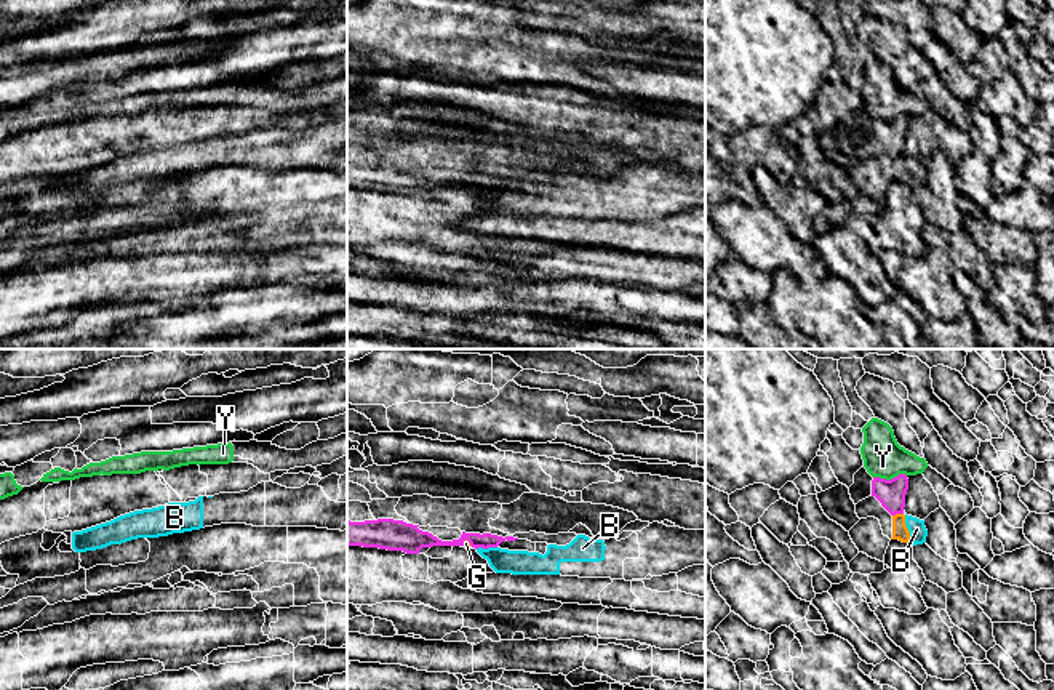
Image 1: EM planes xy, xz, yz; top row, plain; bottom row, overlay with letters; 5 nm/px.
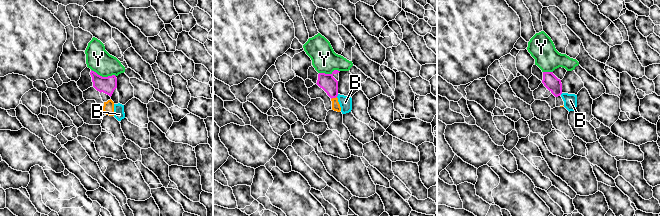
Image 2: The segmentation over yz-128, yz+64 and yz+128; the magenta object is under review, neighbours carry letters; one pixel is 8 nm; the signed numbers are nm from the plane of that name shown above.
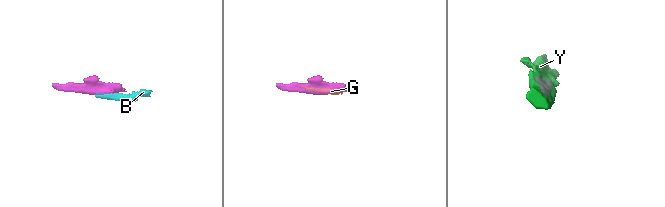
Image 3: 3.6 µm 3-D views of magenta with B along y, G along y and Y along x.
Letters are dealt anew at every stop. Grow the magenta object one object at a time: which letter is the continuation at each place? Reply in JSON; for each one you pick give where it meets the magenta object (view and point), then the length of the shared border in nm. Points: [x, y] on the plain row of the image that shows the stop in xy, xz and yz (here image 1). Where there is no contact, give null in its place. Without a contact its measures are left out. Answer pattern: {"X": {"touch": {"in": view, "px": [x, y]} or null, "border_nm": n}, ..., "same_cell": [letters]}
{"same_cell": []}

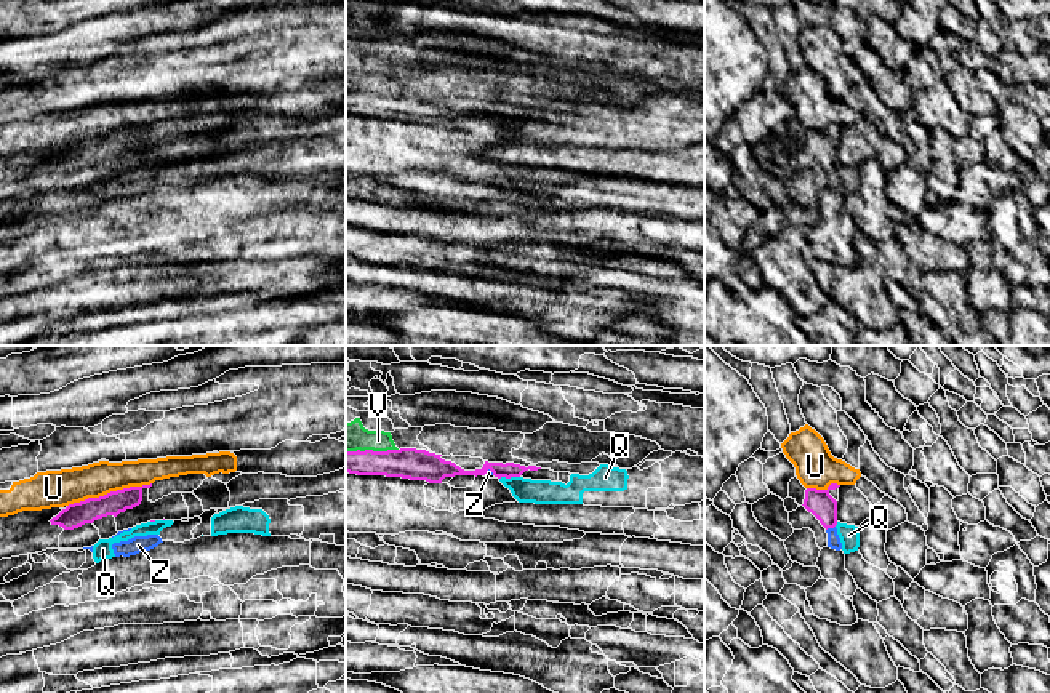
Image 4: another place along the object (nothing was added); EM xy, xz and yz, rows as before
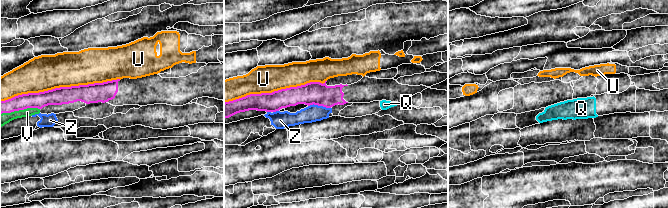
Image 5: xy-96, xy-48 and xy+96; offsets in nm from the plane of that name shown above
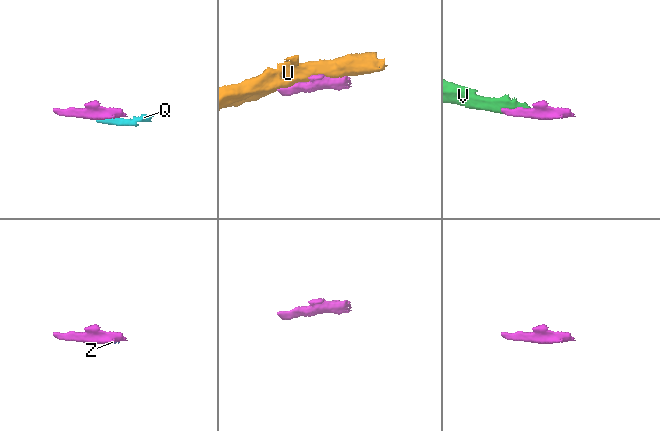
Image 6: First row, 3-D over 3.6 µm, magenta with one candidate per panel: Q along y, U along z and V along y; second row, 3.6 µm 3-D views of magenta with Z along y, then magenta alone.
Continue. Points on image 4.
{"V": {"touch": {"in": "xz", "px": [372, 92]}, "border_nm": 260}, "same_cell": ["V"]}

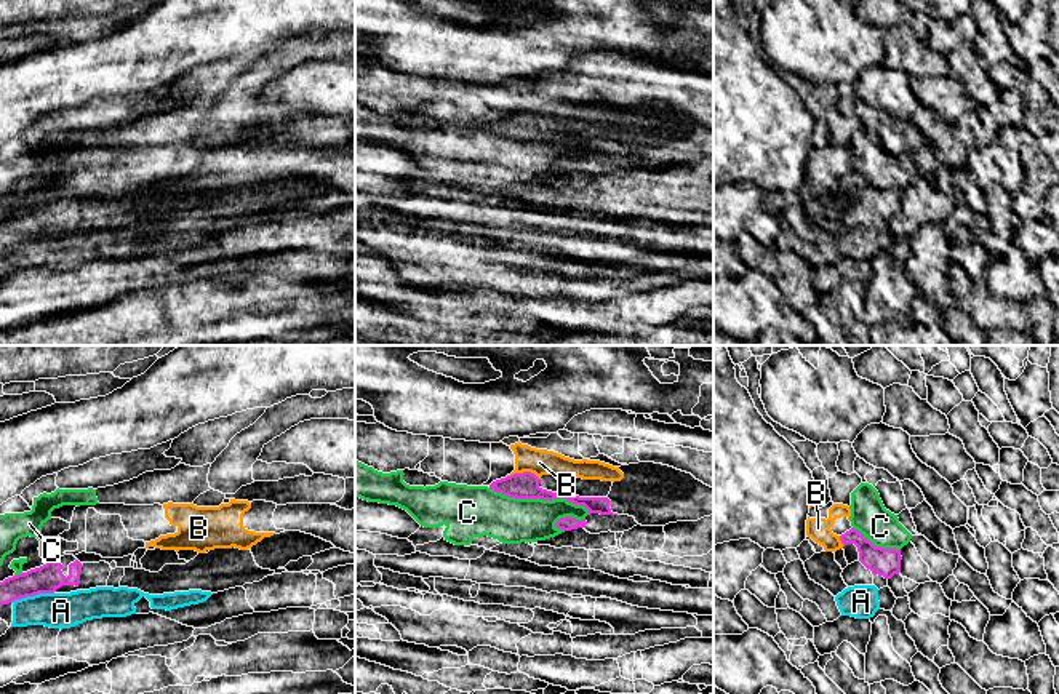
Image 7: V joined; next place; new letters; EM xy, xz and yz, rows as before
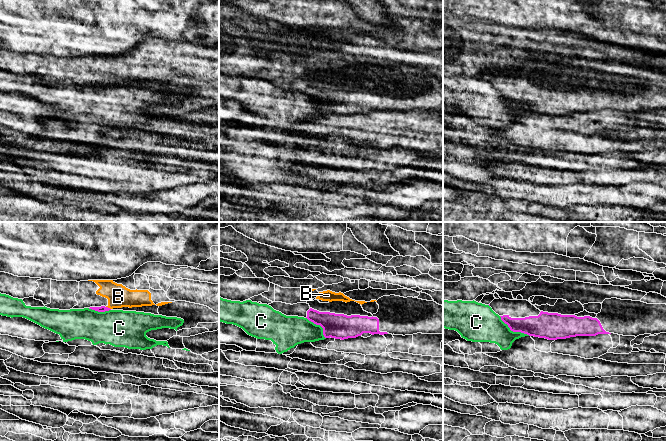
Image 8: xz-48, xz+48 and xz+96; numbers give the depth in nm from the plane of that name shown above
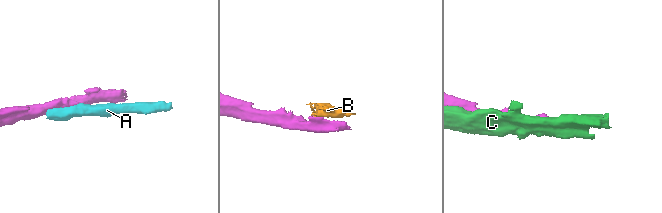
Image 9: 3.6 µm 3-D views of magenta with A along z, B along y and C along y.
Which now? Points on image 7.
{"same_cell": []}

